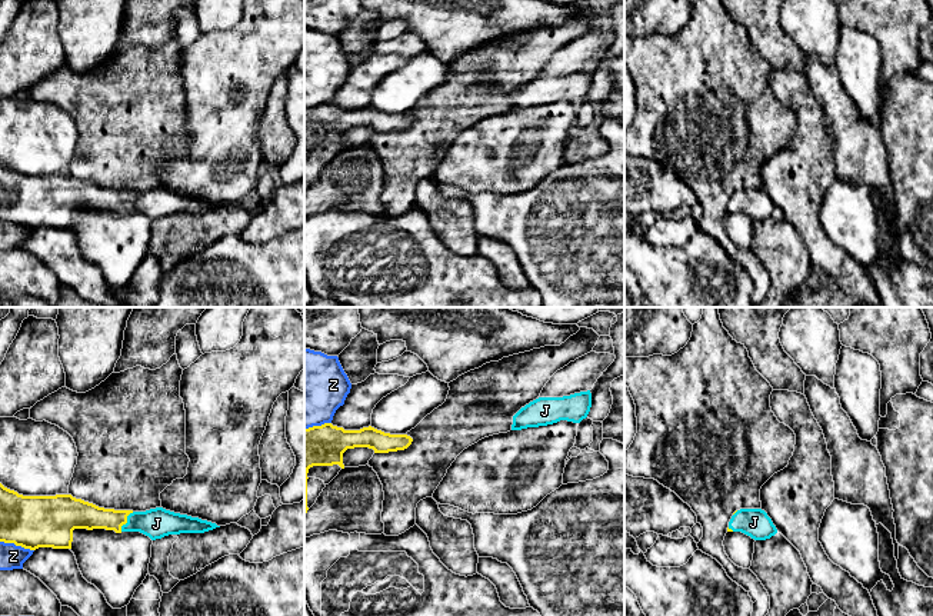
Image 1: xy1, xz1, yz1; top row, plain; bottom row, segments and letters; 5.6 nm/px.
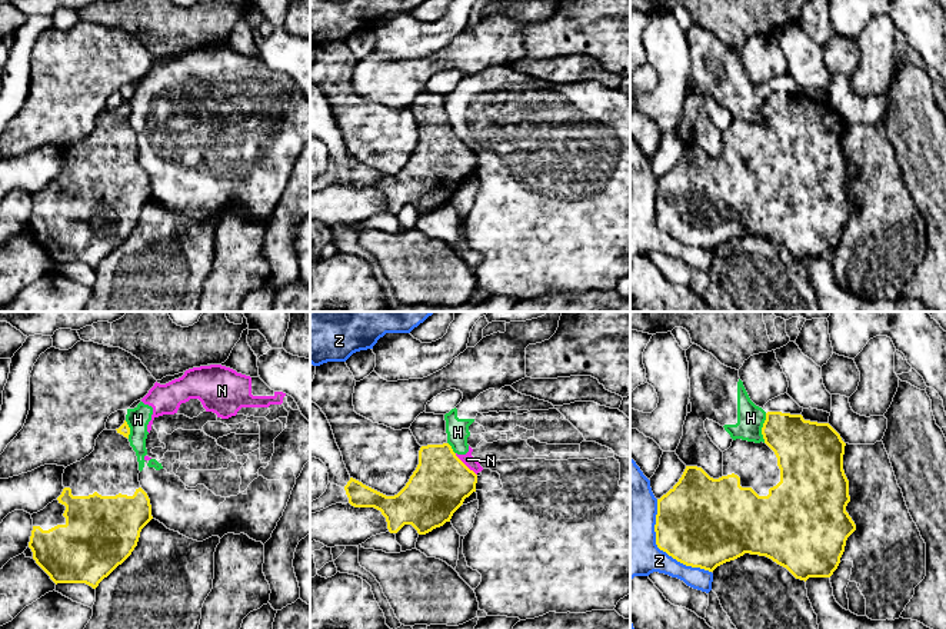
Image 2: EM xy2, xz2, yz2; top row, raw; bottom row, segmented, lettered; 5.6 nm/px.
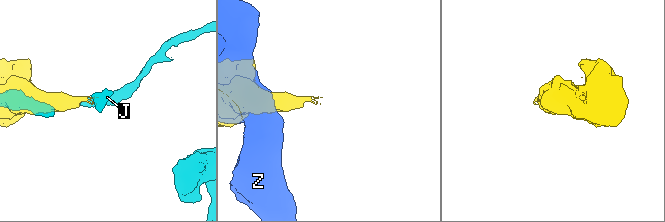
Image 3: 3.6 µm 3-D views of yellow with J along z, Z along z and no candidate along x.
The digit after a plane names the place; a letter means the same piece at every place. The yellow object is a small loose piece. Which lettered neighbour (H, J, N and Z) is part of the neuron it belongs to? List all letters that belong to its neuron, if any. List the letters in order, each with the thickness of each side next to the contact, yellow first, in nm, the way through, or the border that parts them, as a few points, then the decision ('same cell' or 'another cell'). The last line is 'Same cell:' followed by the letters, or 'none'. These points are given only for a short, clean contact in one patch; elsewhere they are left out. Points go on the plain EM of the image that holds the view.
H: 300 nm thick on the yellow side, 160 nm on the other; another cell
J: 160 nm thick on the yellow side, 170 nm on the other; runs through xy1 (83, 195), (126, 200), (156, 203); same cell
N: 320 nm thick on the yellow side, 70 nm on the other; border along xz2 (455, 133), (476, 155); another cell
Z: 460 nm thick on the yellow side, 300 nm on the other; another cell
Same cell: J

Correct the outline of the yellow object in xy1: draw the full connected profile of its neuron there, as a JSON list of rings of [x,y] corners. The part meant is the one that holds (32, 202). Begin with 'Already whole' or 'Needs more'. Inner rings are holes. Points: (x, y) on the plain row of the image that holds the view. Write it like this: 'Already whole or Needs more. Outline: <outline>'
Needs more. Outline: [[[0,163],[0,222],[14,223],[30,230],[39,227],[71,229],[74,209],[106,209],[116,213],[140,212],[156,220],[169,214],[204,213],[216,207],[220,206],[163,187],[146,192],[104,189],[71,174],[23,176]]]

